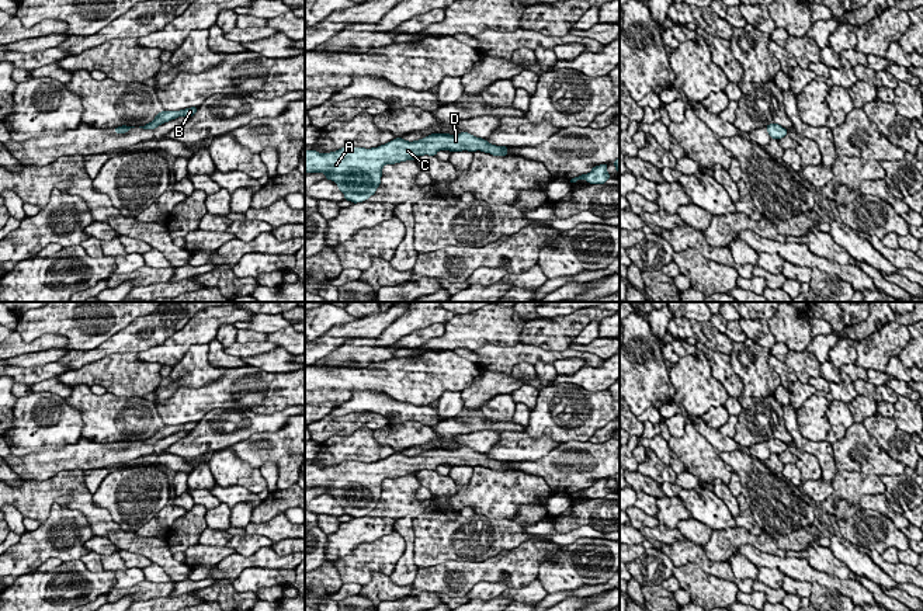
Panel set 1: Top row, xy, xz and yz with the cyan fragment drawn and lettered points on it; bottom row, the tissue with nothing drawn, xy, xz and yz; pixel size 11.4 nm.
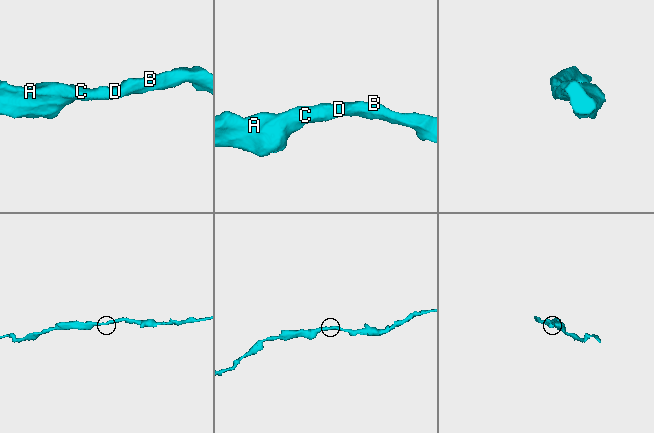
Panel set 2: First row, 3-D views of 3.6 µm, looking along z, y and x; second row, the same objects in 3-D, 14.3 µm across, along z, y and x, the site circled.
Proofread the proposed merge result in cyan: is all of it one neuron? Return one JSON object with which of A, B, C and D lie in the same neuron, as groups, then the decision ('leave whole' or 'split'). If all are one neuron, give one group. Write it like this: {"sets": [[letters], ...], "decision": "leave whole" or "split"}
{"sets": [["A", "B", "C", "D"]], "decision": "leave whole"}

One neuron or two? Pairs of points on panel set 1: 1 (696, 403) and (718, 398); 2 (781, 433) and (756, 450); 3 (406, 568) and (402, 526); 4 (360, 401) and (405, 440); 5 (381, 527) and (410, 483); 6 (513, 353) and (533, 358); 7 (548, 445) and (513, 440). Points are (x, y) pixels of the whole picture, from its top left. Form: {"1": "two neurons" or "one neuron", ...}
{"1": "one neuron", "2": "two neurons", "3": "one neuron", "4": "two neurons", "5": "one neuron", "6": "one neuron", "7": "one neuron"}

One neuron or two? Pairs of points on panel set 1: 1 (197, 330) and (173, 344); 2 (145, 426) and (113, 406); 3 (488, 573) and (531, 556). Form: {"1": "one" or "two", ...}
{"1": "one", "2": "one", "3": "one"}

